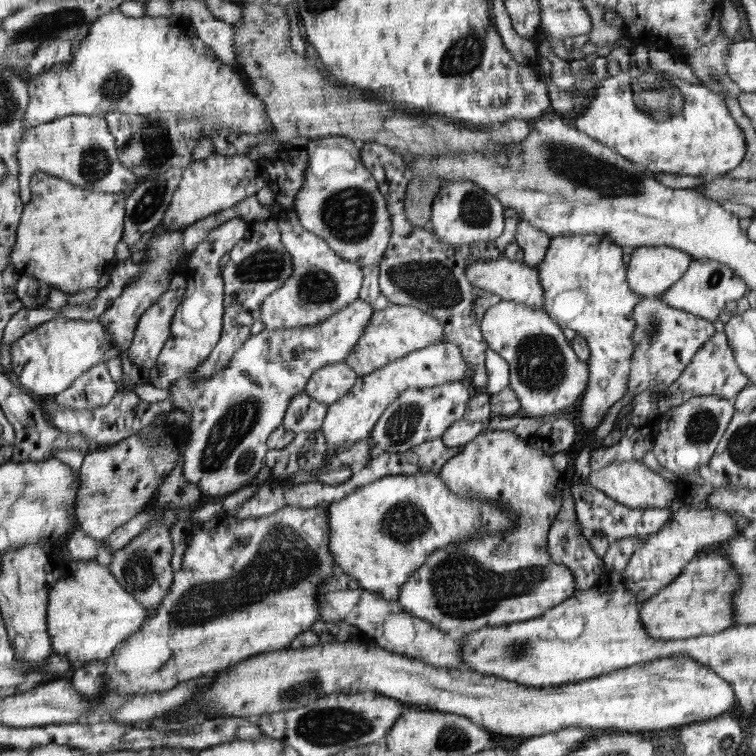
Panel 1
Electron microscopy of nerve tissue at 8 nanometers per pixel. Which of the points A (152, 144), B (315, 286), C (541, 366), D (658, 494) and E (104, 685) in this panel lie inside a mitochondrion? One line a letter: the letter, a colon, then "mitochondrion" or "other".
A: mitochondrion
B: mitochondrion
C: mitochondrion
D: other
E: mitochondrion

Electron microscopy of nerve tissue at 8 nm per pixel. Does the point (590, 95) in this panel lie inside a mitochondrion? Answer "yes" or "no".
no

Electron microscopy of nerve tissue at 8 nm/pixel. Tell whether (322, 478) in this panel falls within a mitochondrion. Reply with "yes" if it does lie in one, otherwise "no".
no

